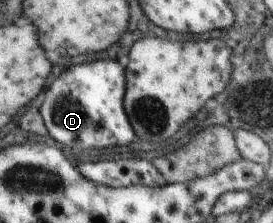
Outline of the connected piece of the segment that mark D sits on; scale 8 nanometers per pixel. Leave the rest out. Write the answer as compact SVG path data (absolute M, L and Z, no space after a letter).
M98 60L74 66L64 76L60 76L46 92L42 116L52 137L65 146L74 146L80 150L128 146L136 140L136 130L135 127L132 128L124 110L124 92L126 70L120 66L120 62Z

